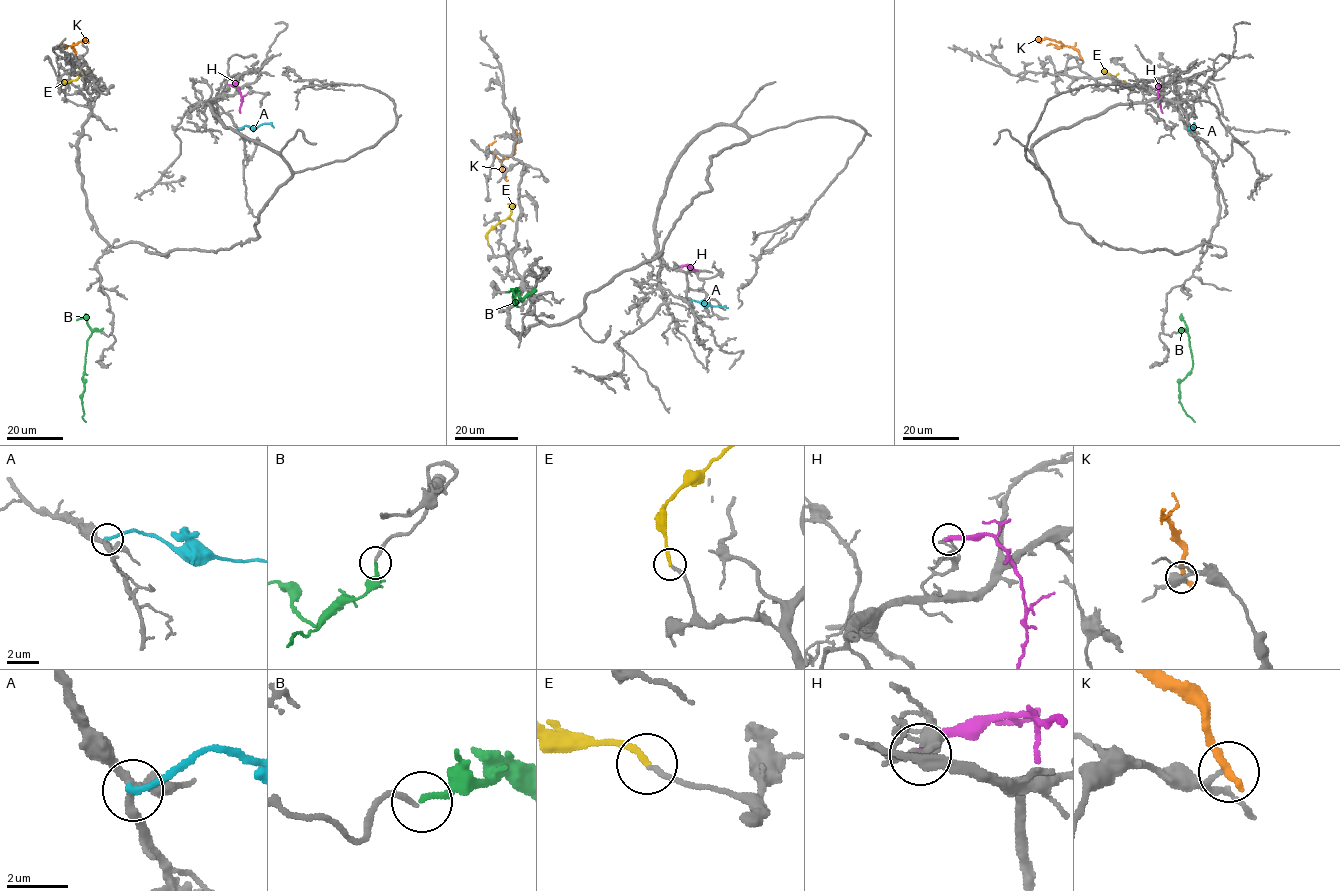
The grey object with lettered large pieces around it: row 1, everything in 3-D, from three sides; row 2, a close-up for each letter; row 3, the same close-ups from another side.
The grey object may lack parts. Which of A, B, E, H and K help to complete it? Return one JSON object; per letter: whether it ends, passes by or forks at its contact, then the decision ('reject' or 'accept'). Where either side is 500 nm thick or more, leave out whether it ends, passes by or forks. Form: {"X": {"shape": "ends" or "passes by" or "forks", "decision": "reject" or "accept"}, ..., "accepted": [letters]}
{"A": {"shape": "ends", "decision": "reject"}, "B": {"shape": "ends", "decision": "accept"}, "E": {"shape": "ends", "decision": "accept"}, "H": {"shape": "ends", "decision": "reject"}, "K": {"shape": "ends", "decision": "reject"}, "accepted": ["B", "E"]}

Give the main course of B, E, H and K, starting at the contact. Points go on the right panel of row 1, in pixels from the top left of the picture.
B: (1177, 333), (1185, 331), (1189, 337), (1193, 366), (1179, 383), (1179, 402), (1194, 421)
E: (1139, 89), (1102, 72)
H: (1161, 85), (1157, 84), (1157, 90), (1162, 113)
K: (1081, 57), (1071, 47), (1036, 37)

